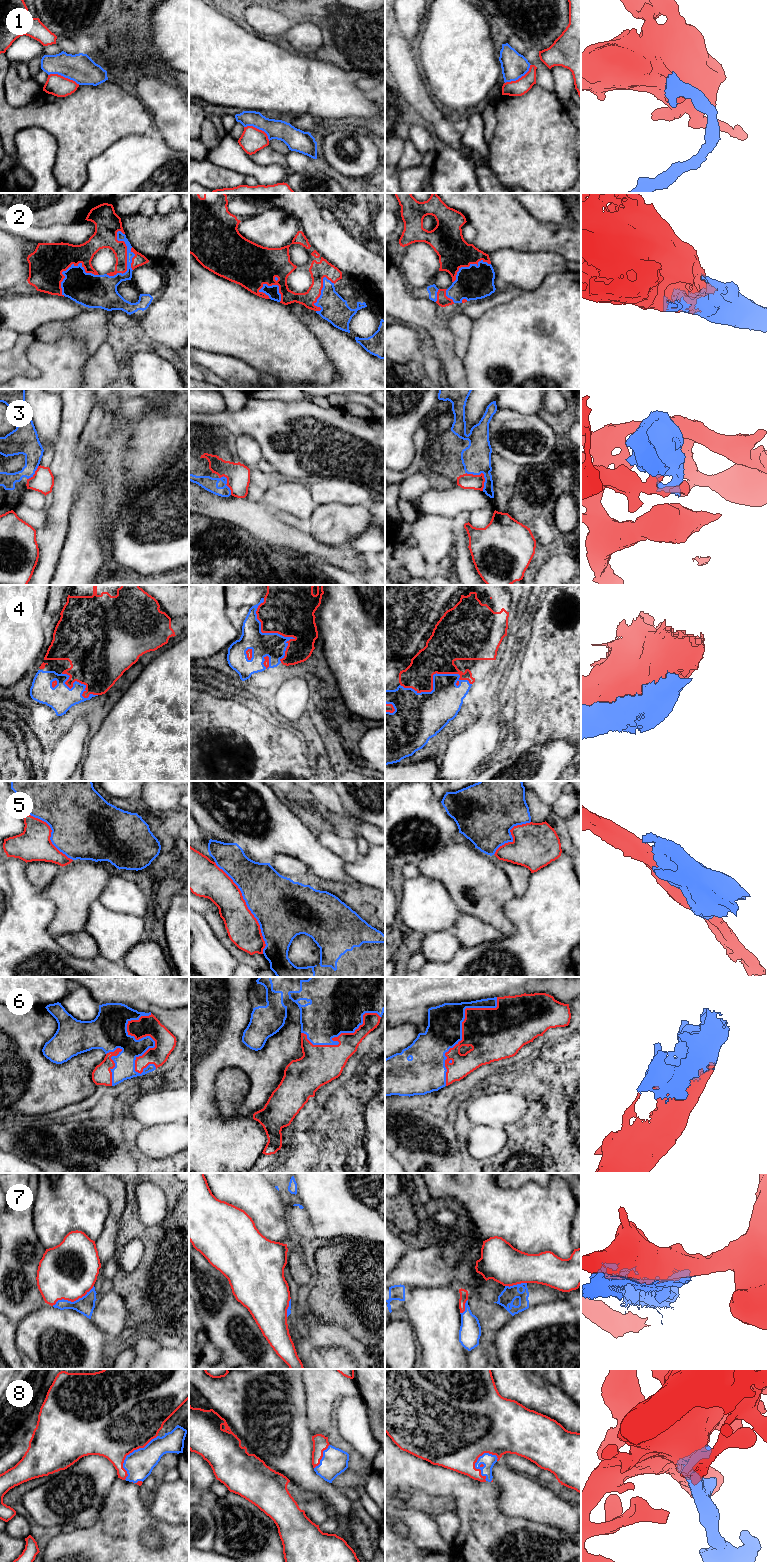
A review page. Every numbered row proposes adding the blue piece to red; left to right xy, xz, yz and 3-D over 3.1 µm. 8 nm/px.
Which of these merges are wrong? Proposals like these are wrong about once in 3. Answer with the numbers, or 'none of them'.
1, 3, 5, 7

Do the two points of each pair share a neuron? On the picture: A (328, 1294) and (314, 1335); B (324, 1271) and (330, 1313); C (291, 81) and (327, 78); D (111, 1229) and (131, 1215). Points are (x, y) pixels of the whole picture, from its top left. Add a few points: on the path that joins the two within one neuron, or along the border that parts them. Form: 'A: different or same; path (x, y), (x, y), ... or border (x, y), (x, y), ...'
A: different; border (310, 1310), (322, 1321), (332, 1322), (341, 1327)
B: same; path (330, 1281), (330, 1303)
C: same; path (300, 81), (318, 81)
D: different; border (126, 1202), (118, 1221), (115, 1247)

